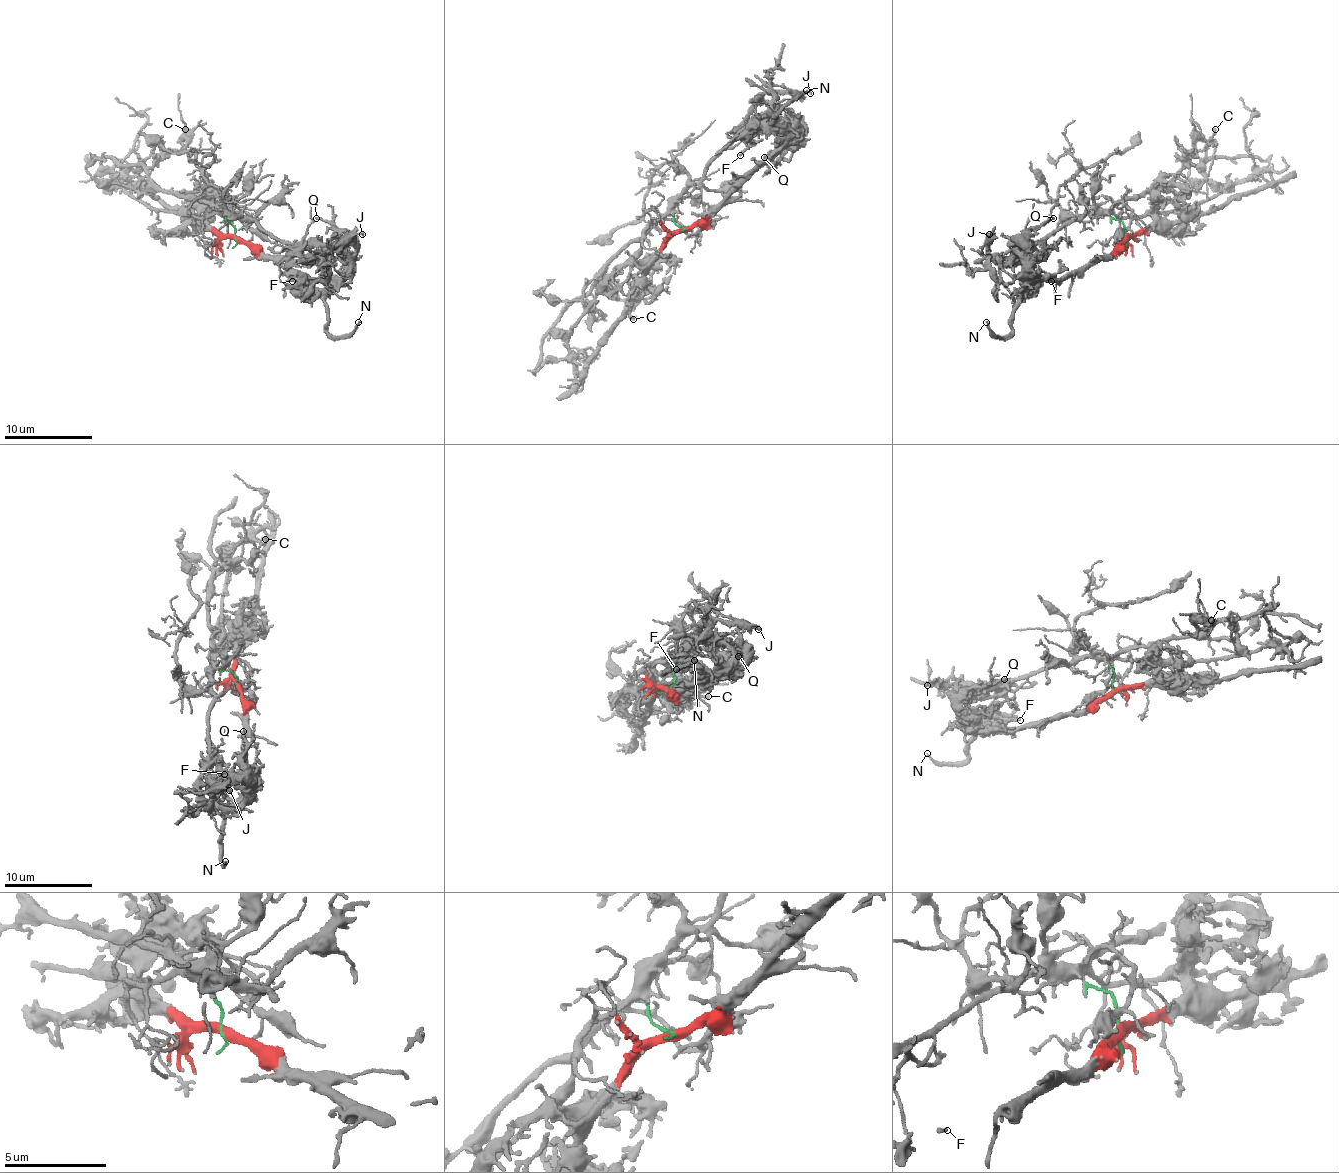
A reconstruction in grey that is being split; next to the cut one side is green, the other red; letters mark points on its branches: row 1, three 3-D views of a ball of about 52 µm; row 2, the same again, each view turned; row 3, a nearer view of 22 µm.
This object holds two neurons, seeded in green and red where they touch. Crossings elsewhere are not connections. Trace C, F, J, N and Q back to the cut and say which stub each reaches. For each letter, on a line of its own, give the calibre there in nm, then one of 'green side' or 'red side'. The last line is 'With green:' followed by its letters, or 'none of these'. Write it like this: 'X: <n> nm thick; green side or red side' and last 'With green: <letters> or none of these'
C: 180 nm thick; green side
F: 190 nm thick; red side
J: 130 nm thick; green side
N: 140 nm thick; red side
Q: 170 nm thick; red side
With green: C, J

